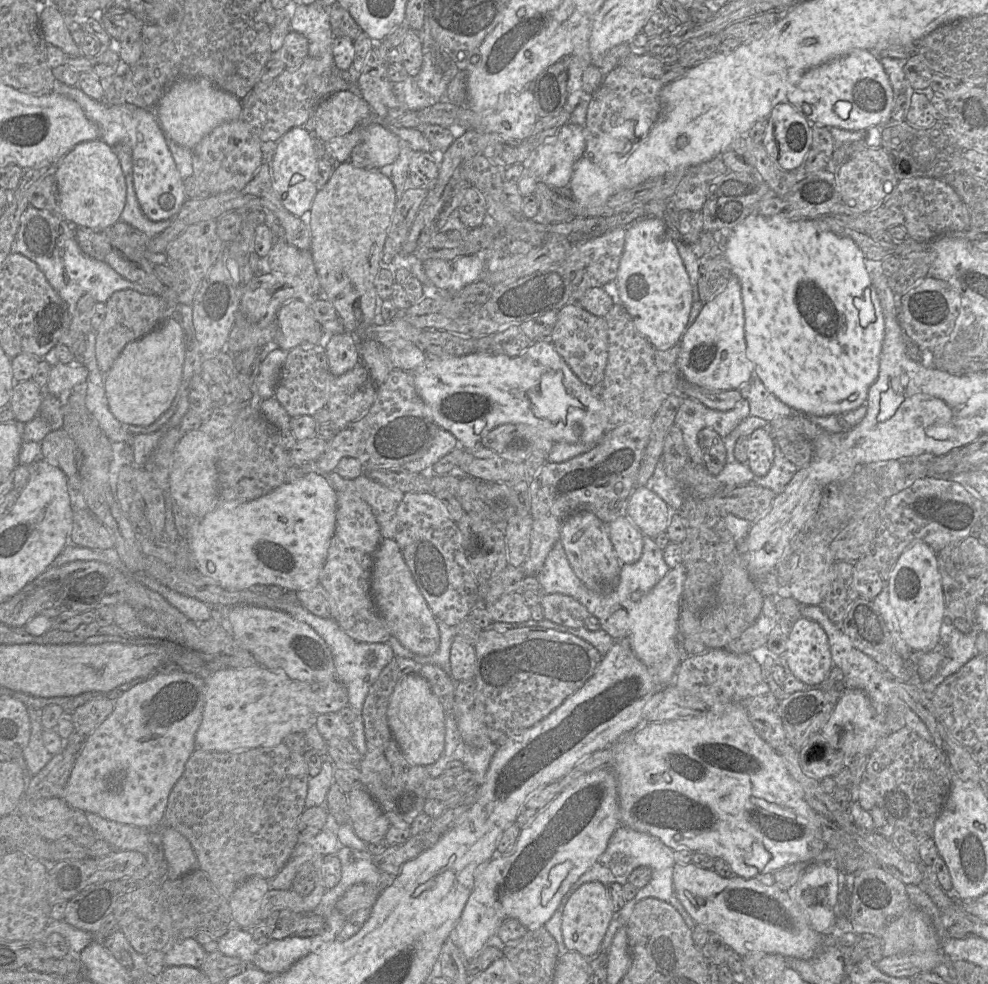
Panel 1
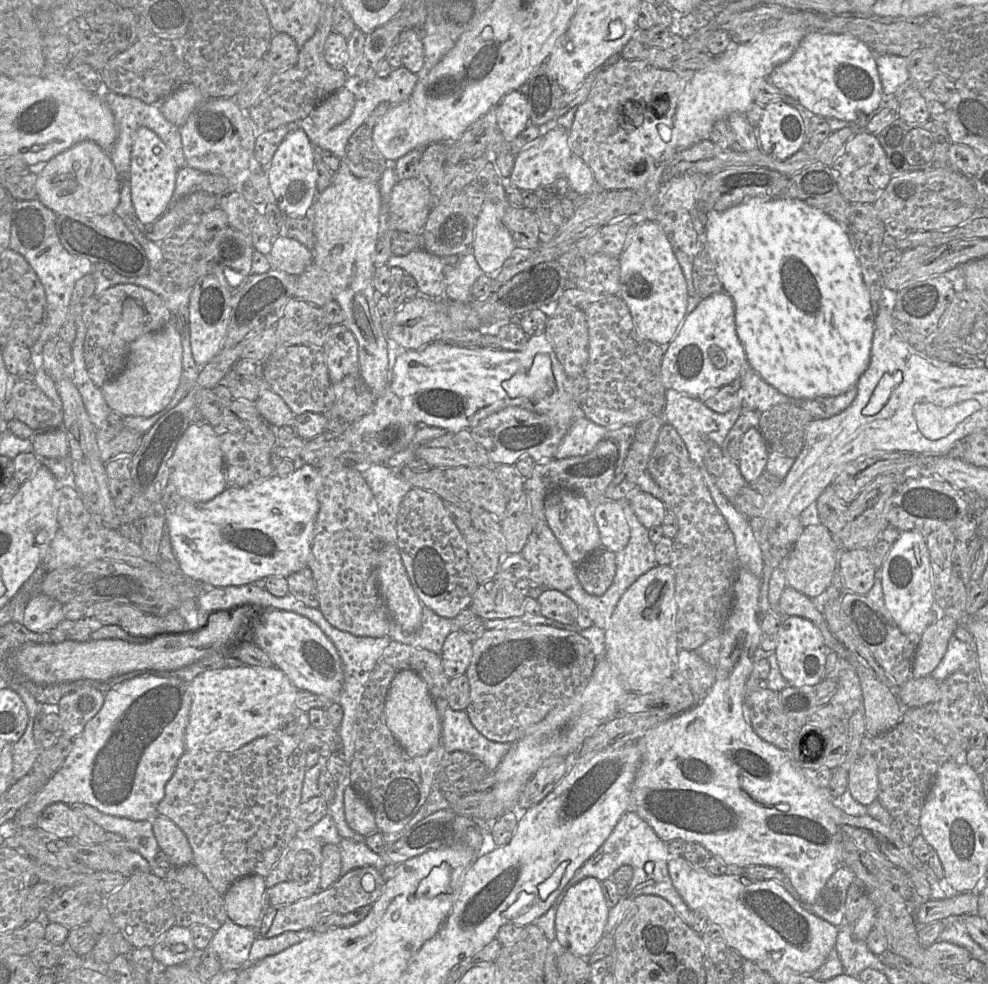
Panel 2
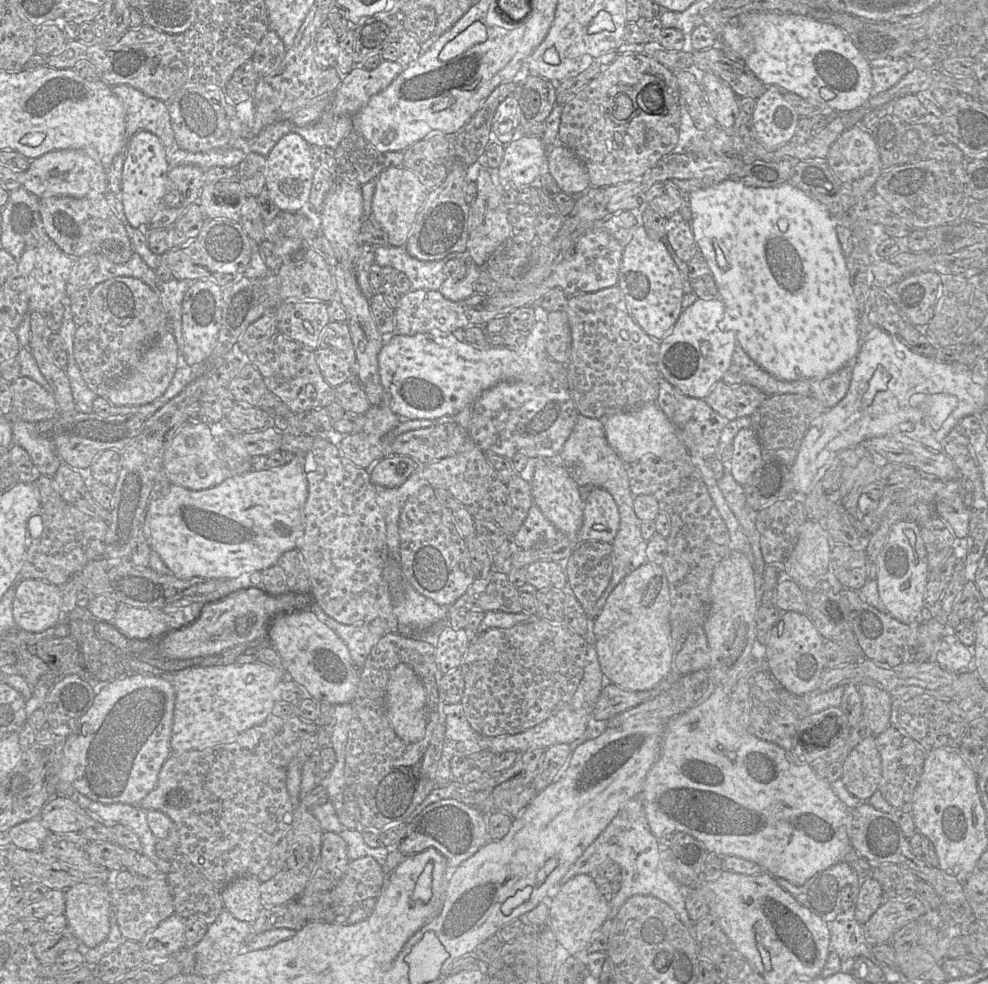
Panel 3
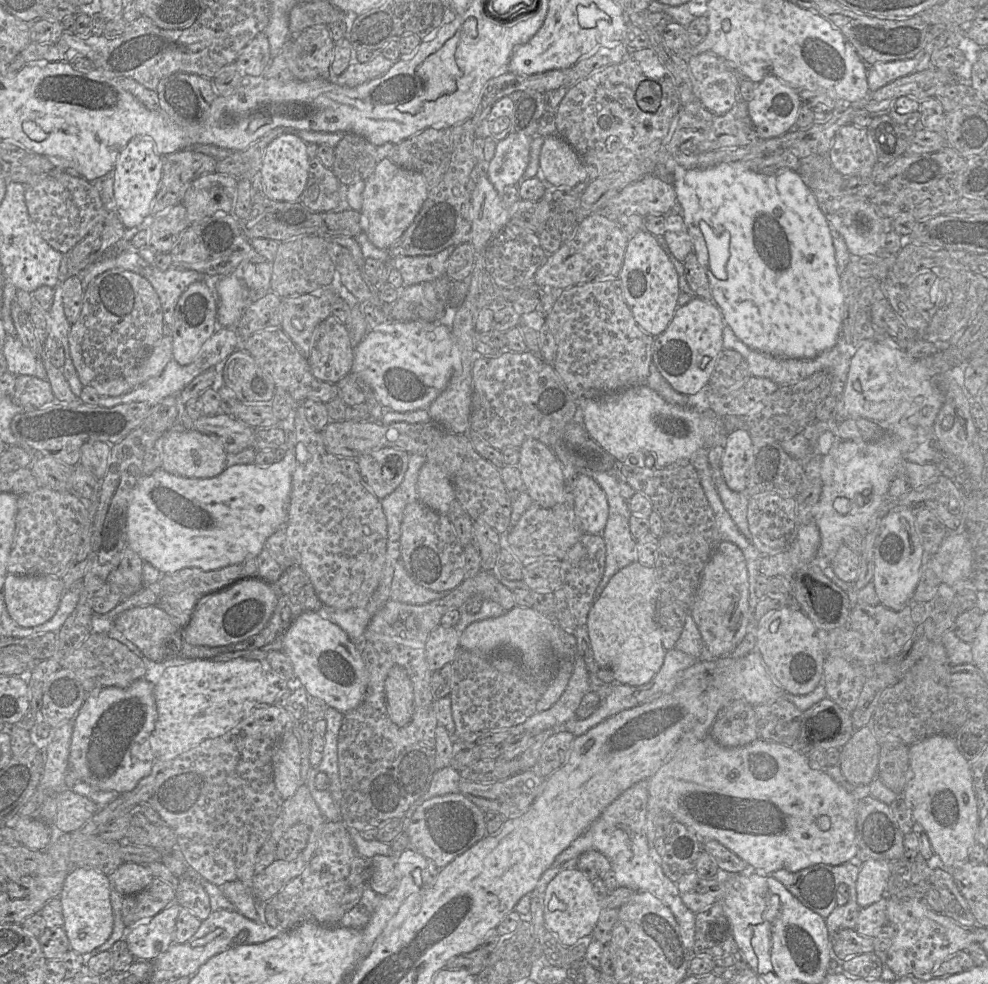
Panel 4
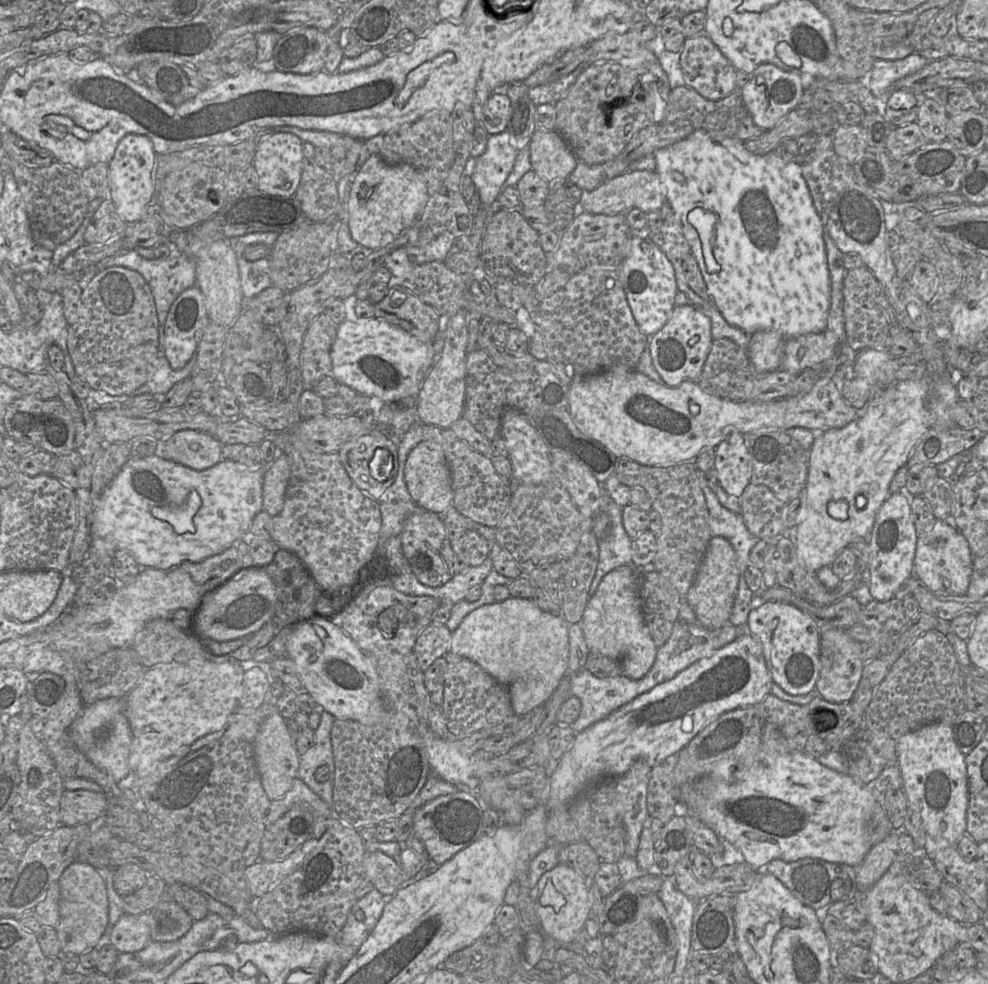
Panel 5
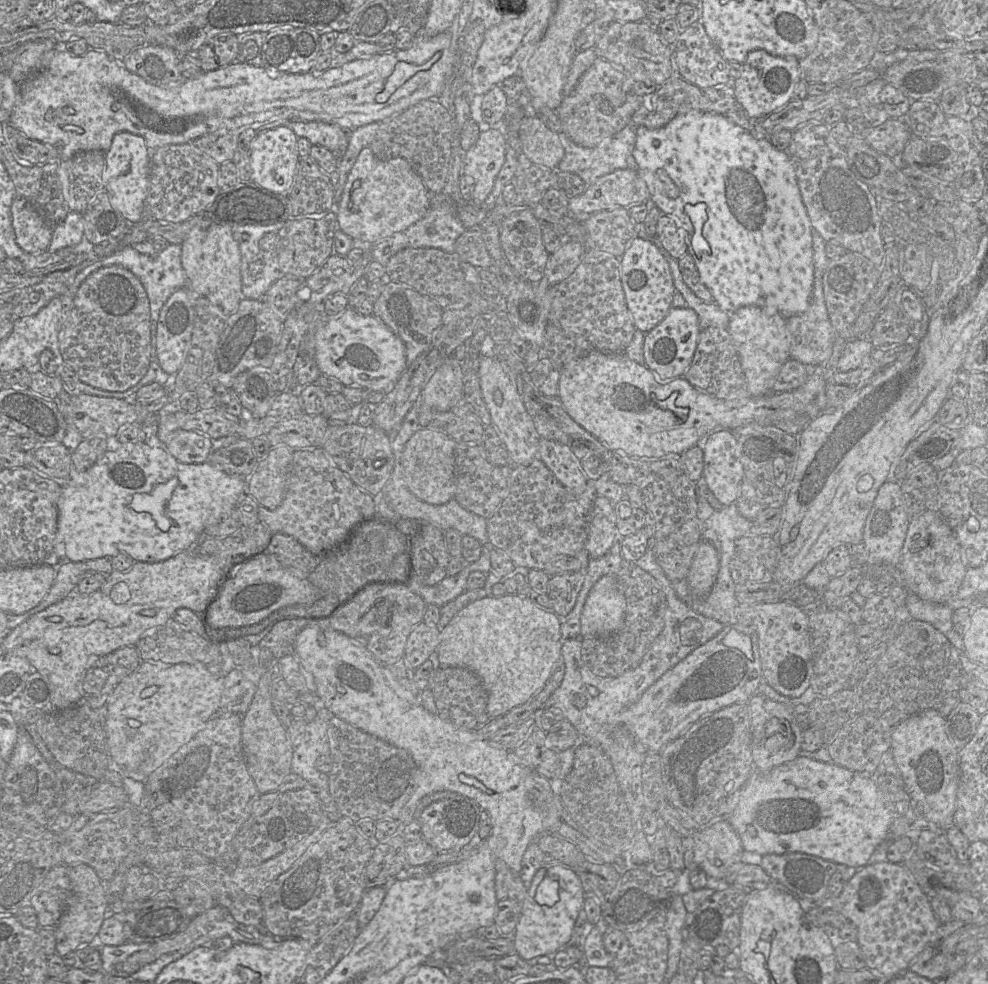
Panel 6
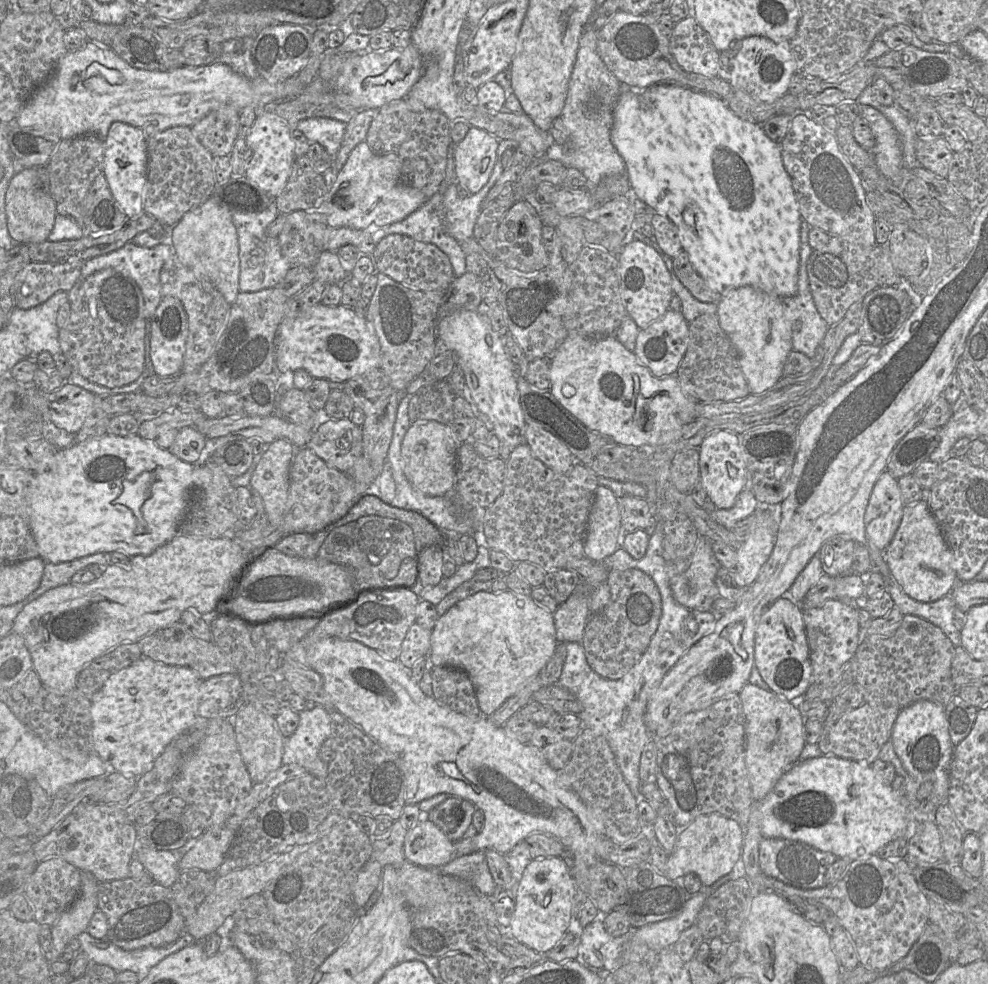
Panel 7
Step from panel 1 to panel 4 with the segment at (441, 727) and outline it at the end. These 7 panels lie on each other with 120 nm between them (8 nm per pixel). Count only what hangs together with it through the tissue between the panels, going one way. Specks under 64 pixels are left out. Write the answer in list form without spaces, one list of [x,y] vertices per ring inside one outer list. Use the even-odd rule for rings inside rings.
[[[393,666],[385,680],[388,715],[399,727],[407,725],[413,714],[413,687],[406,670]]]

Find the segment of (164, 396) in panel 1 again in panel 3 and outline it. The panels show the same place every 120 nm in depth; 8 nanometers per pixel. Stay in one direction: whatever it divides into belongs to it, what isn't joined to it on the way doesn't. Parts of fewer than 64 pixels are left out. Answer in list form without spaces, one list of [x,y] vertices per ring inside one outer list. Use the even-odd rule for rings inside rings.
[[[165,330],[144,349],[136,365],[106,393],[109,403],[115,405],[143,405],[160,397],[167,389],[177,369],[179,350],[174,335]]]

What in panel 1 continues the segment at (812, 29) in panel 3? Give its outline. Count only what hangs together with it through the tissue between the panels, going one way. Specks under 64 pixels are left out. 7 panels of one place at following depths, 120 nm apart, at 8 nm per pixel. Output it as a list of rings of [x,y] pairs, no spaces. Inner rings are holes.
[[[861,49],[807,70],[798,84],[786,94],[788,102],[804,114],[811,124],[822,125],[827,128],[837,127],[849,131],[866,131],[871,127],[883,127],[888,124],[894,107],[895,96],[878,55],[873,51]]]

